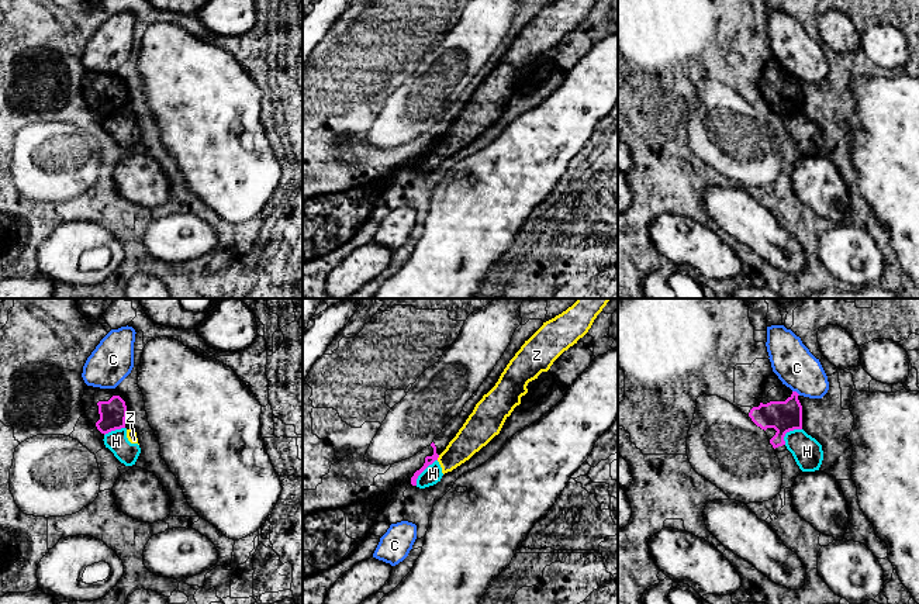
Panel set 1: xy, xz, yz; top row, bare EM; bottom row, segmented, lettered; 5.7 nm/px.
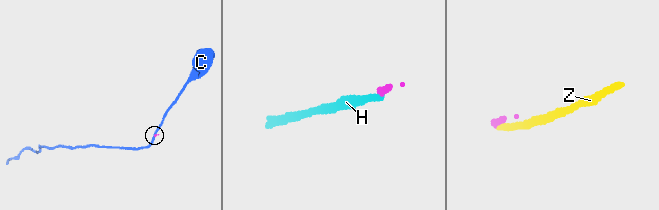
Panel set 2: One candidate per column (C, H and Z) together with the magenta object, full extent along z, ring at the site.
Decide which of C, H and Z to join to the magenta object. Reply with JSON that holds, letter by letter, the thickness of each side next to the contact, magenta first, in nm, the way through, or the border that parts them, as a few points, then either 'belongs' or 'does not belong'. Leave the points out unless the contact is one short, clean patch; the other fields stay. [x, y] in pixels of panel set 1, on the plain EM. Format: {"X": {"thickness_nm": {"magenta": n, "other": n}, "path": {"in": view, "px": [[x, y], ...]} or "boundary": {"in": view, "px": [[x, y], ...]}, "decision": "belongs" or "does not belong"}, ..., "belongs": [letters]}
{"C": {"thickness_nm": {"magenta": 180, "other": 240}, "boundary": {"in": "yz", "px": [[793, 75], [800, 79]]}, "decision": "does not belong"}, "H": {"thickness_nm": {"magenta": 50, "other": 100}, "boundary": {"in": "xz", "px": [[436, 144], [418, 161], [415, 169]]}, "decision": "does not belong"}, "Z": {"thickness_nm": {"magenta": 50, "other": 170}, "boundary": {"in": "xz", "px": [[439, 140], [436, 144]]}, "decision": "does not belong"}, "belongs": []}

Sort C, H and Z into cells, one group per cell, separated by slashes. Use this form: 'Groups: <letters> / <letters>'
Groups: C / H Z

